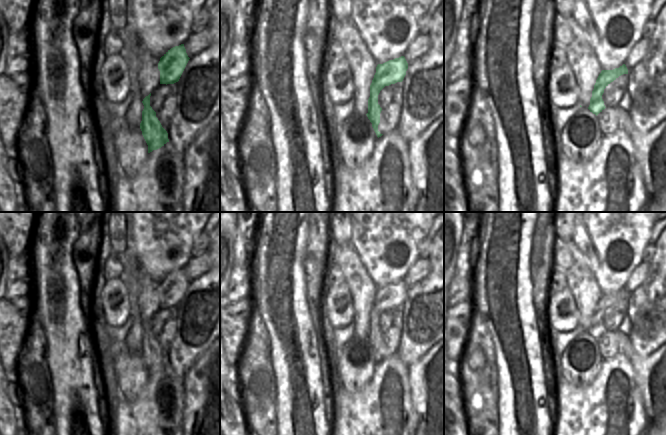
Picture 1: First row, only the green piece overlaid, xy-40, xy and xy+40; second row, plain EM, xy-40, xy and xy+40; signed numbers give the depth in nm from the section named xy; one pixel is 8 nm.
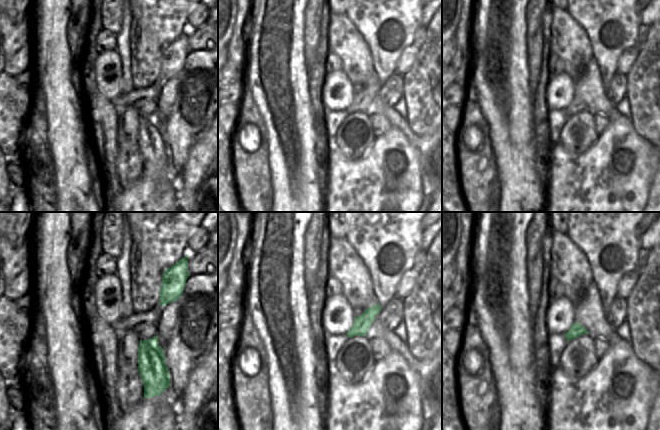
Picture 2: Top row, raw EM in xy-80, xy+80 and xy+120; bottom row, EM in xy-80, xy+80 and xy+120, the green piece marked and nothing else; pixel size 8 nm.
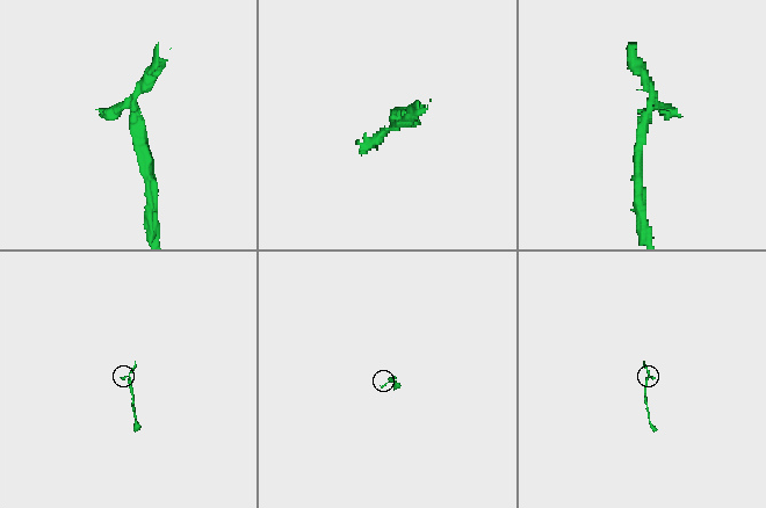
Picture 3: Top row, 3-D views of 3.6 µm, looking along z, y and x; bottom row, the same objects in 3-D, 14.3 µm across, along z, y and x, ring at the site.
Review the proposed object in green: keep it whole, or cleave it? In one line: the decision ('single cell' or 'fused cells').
fused cells

